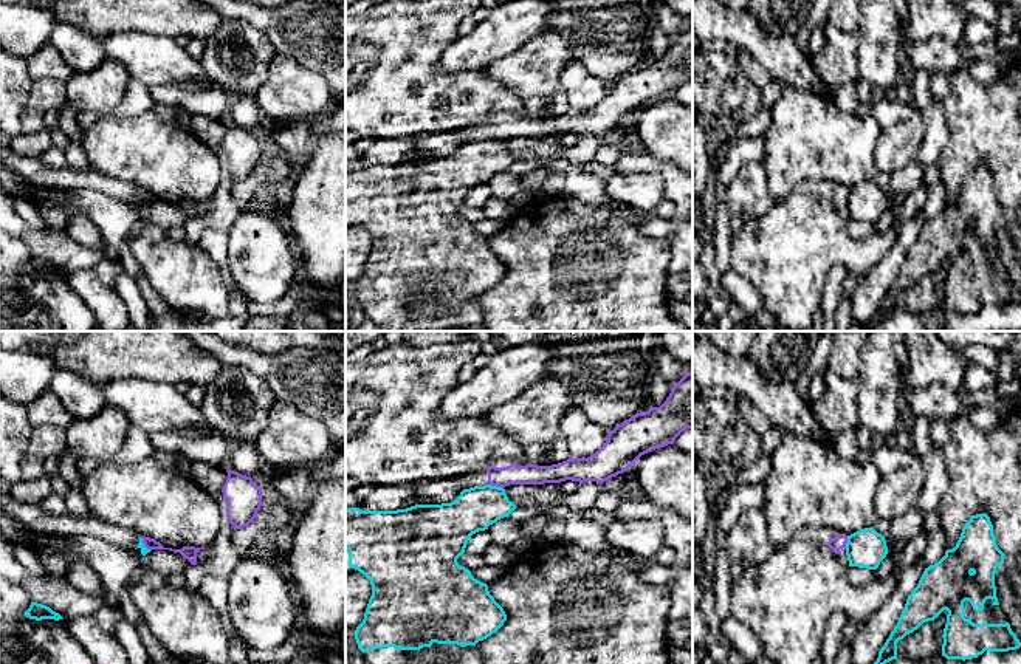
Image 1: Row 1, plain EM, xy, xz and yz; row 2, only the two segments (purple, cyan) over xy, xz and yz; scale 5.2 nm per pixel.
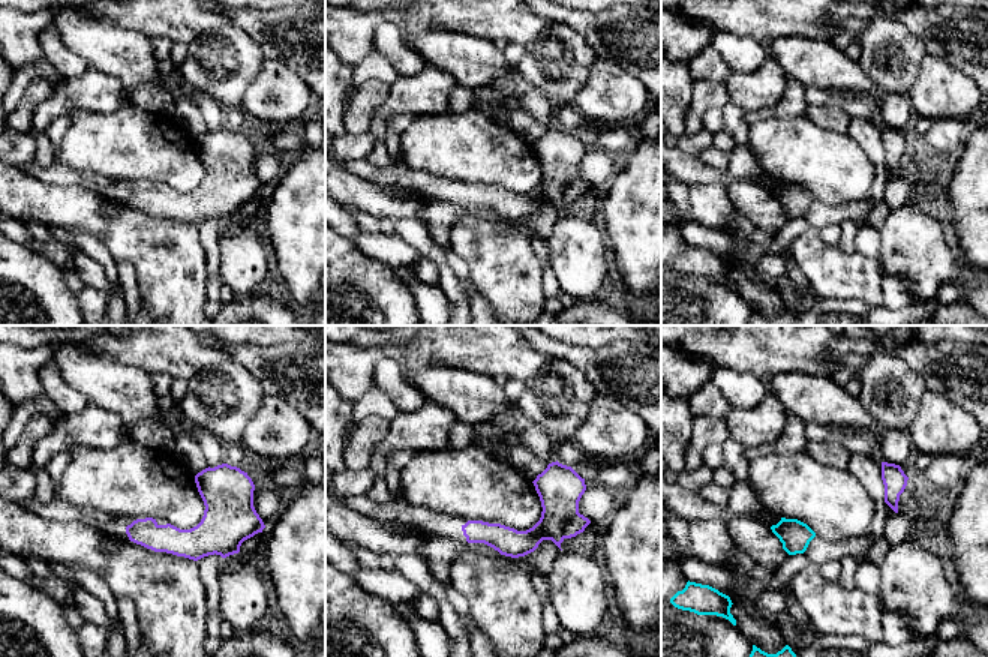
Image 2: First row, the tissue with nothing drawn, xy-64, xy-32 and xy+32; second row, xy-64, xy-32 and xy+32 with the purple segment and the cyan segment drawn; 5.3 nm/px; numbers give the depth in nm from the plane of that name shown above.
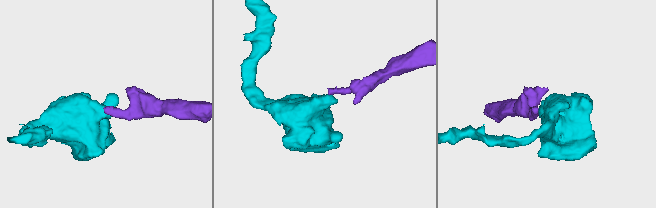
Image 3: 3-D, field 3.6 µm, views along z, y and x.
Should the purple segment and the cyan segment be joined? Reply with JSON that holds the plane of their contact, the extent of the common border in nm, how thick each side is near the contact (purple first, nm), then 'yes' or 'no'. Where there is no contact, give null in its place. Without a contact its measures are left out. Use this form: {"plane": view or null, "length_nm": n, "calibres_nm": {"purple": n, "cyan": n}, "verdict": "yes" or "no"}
{"plane": "xz", "length_nm": 80, "calibres_nm": {"purple": 110, "cyan": 220}, "verdict": "no"}

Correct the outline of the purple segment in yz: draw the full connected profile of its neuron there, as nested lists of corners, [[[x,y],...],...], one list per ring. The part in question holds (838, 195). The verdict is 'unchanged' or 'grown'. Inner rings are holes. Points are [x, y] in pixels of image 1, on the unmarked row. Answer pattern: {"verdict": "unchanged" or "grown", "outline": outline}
{"verdict": "grown", "outline": [[[821,180],[816,183],[816,189],[824,200],[829,200],[835,207],[846,201],[847,189],[835,181]]]}

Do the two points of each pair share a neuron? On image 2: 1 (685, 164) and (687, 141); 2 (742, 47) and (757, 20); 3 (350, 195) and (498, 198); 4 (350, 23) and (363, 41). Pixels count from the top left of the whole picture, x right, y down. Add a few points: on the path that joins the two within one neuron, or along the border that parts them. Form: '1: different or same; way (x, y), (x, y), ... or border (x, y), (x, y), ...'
1: different; border (676, 147), (697, 158)
2: different; border (714, 32), (747, 35), (760, 42)
3: different; border (381, 183), (413, 188), (416, 191)
4: same; way (350, 27), (359, 36)

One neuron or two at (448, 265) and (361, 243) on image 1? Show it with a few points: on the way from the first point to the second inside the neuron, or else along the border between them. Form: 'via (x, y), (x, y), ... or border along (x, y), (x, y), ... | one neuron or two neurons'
border along (361, 225), (371, 239), (371, 251), (361, 276) | two neurons

